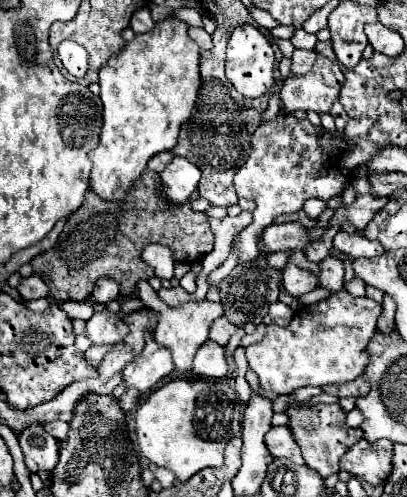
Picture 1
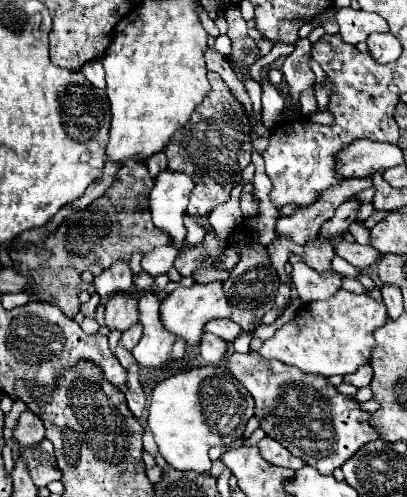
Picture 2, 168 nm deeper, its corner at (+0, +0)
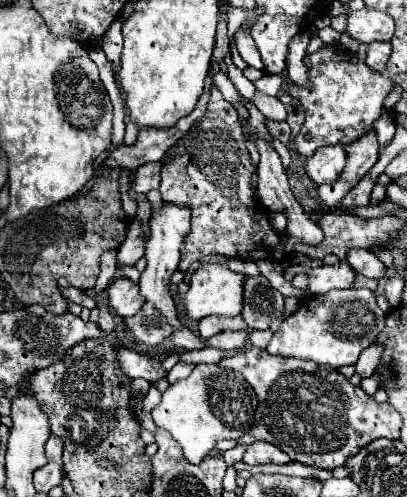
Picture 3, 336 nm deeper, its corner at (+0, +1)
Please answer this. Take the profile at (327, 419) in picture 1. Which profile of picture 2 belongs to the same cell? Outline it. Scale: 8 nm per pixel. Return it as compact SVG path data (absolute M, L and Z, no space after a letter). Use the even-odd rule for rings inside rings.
M255 352L231 354L229 370L255 396L255 416L261 418L261 428L267 436L281 442L293 456L299 456L305 464L315 466L321 474L333 474L333 470L343 466L343 462L347 462L363 444L377 440L377 432L369 426L371 414L361 412L359 404L351 396L337 394L323 376L305 376L303 372L297 372L297 368L289 368L277 360L261 360Z

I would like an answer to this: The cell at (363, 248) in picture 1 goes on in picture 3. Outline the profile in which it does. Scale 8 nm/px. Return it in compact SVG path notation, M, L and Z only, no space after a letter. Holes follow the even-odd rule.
M351 251L347 257L347 263L361 275L369 279L383 279L385 277L385 265L369 251Z

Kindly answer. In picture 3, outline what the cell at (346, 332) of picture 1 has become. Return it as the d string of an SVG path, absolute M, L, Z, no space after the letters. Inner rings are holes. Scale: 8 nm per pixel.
M333 289L325 295L311 297L311 309L301 305L293 315L285 317L273 339L267 345L271 355L309 359L319 365L339 369L343 365L355 365L359 353L377 341L377 335L385 327L385 313L375 301L375 293L369 289Z

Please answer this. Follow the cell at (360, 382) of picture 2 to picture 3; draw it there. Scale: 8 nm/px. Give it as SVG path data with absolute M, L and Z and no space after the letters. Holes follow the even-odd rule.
M375 343L373 347L367 347L365 351L361 351L361 355L359 355L357 363L355 363L357 373L361 377L371 377L373 371L377 369L377 365L379 365L381 355L383 355L383 345L381 343Z

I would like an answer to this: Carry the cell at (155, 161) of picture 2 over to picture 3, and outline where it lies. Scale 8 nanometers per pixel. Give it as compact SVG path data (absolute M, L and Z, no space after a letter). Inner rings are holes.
M145 163L137 169L135 181L133 181L133 191L137 195L145 195L151 189L157 189L161 183L161 163Z

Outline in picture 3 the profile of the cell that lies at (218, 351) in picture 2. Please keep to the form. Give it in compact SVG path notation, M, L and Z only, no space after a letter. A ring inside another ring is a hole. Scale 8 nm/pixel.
M223 331L223 333L217 333L213 335L209 341L211 347L217 347L217 349L239 349L247 343L249 339L249 333L247 331Z

